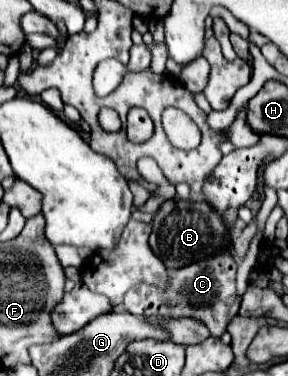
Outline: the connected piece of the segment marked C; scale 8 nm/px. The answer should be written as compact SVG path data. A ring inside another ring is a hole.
M228 246L202 262L178 268L174 276L168 280L166 288L142 284L130 290L124 300L124 310L128 310L134 316L194 318L206 324L210 334L216 338L226 332L226 326L238 314L238 308L240 308L240 296L236 294L236 260Z

